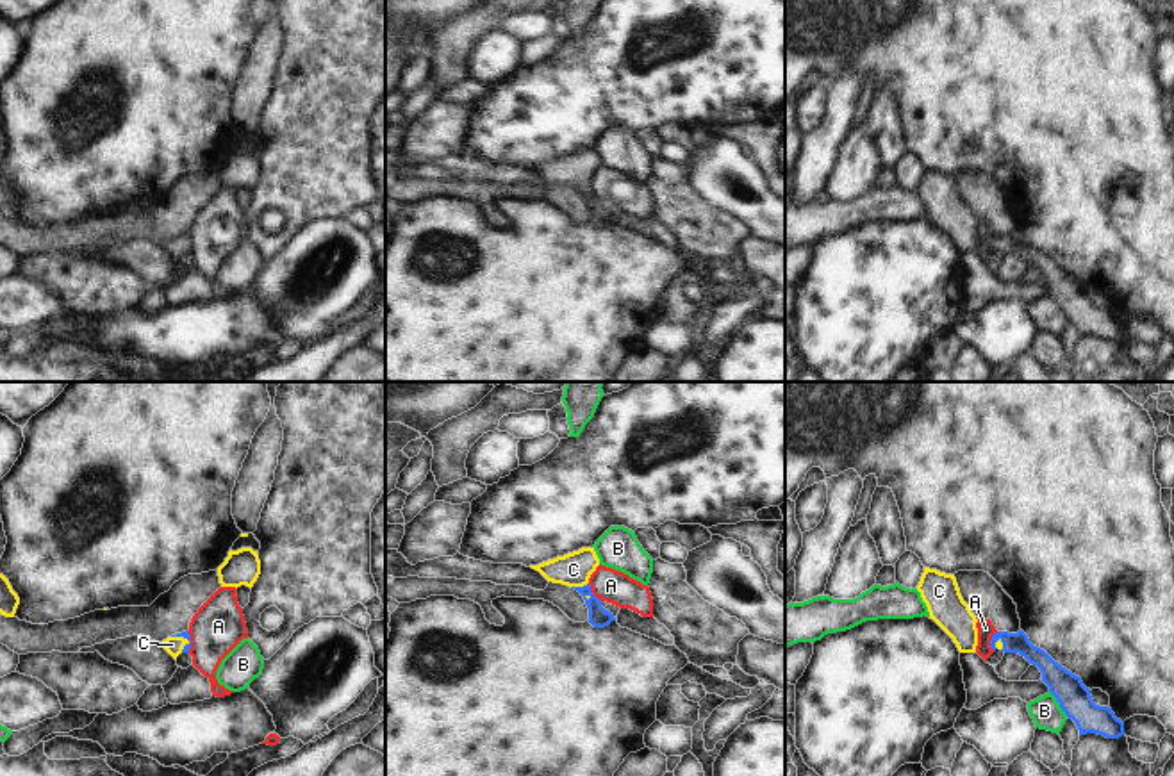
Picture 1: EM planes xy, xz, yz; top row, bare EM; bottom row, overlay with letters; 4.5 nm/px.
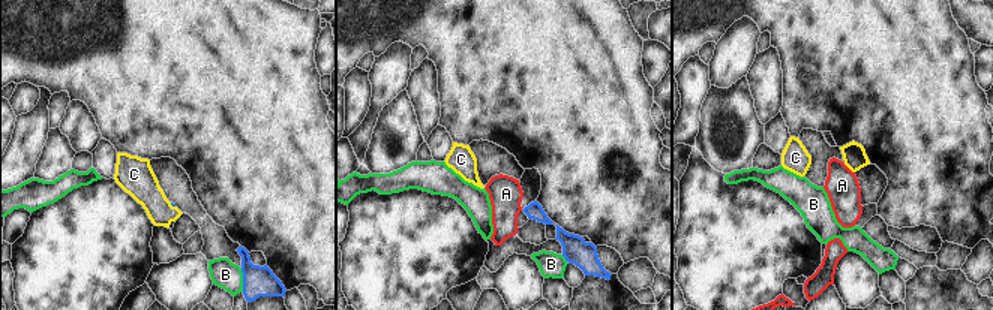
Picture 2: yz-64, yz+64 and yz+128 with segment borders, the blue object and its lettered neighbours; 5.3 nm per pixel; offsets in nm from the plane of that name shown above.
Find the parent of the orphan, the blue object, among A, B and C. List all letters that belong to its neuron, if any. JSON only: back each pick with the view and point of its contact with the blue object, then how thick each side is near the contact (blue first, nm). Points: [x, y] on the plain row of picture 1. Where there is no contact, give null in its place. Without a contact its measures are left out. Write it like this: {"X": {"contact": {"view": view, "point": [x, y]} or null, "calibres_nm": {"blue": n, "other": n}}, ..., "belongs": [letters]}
{"C": {"contact": {"view": "xz", "point": [578, 188]}, "calibres_nm": {"blue": 90, "other": 160}}, "belongs": ["C"]}

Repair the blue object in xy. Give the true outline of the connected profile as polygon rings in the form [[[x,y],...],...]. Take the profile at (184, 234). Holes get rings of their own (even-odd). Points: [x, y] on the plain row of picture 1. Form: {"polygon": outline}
{"polygon": [[[182,232],[182,234],[168,237],[166,241],[159,244],[177,260],[180,253],[189,253],[191,235],[189,232]]]}

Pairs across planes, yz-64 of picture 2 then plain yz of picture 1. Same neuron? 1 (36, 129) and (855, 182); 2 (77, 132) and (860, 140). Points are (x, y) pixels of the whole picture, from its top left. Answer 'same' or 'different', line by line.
1: different
2: different

